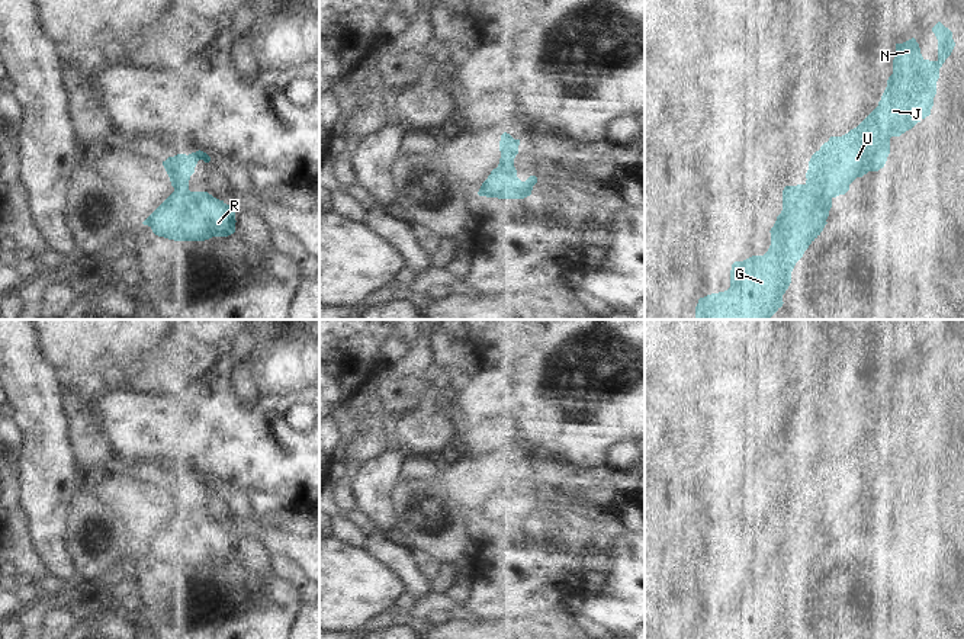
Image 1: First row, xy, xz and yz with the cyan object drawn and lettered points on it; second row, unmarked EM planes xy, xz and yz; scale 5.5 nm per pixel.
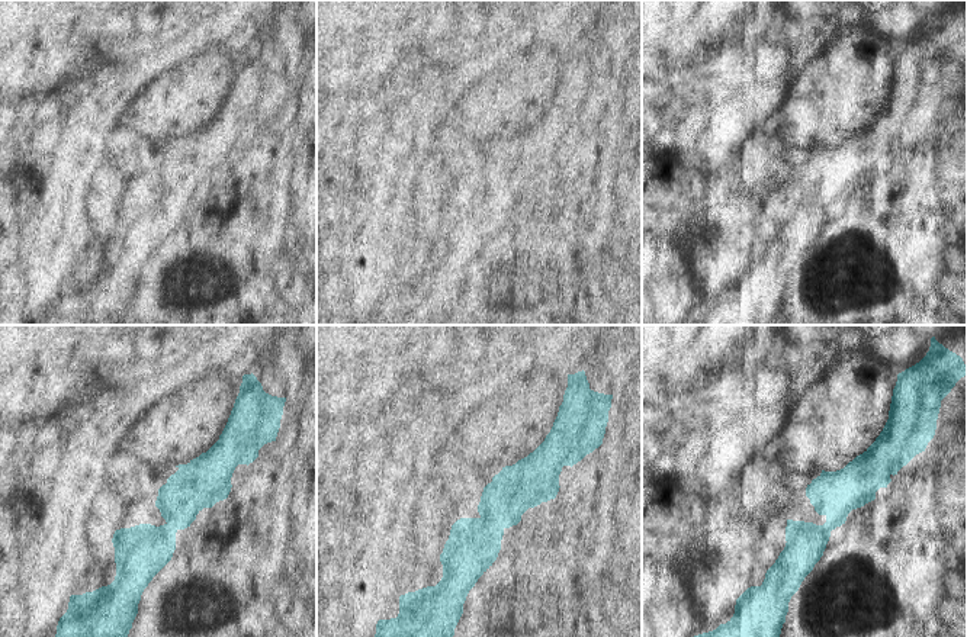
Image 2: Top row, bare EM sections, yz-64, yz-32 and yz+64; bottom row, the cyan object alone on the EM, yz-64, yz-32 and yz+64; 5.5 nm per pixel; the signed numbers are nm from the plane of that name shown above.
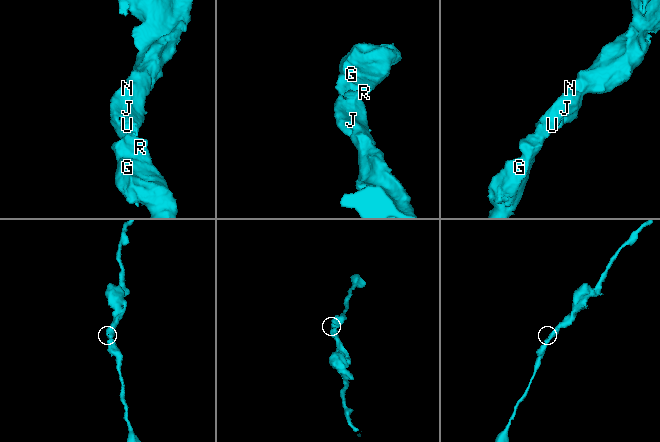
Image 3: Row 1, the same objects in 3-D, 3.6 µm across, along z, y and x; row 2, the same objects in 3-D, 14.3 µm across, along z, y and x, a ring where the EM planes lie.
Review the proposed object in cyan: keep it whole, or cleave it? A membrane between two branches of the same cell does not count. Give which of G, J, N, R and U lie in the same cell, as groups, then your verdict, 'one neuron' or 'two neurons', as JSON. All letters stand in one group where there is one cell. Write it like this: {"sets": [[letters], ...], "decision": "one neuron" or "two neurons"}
{"sets": [["G", "J", "N", "R", "U"]], "decision": "one neuron"}

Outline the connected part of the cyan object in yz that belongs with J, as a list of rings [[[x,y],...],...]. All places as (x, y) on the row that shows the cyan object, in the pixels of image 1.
[[[941,22],[932,28],[932,32],[938,39],[938,60],[925,60],[915,38],[896,44],[893,74],[887,80],[878,106],[857,128],[842,137],[830,137],[812,155],[804,184],[784,187],[783,211],[769,231],[768,251],[764,256],[735,261],[730,270],[730,288],[700,298],[695,320],[769,320],[783,306],[783,295],[791,283],[791,272],[828,224],[832,199],[845,195],[857,177],[883,168],[890,154],[890,138],[900,137],[931,115],[939,68],[955,46],[952,32]]]

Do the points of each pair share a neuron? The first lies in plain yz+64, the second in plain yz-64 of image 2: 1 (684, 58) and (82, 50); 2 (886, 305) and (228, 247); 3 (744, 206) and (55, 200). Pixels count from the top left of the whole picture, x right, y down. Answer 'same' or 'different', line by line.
1: same
2: same
3: same

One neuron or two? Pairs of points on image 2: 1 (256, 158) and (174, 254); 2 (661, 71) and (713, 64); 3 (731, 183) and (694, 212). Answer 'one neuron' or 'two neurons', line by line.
1: one neuron
2: one neuron
3: one neuron

